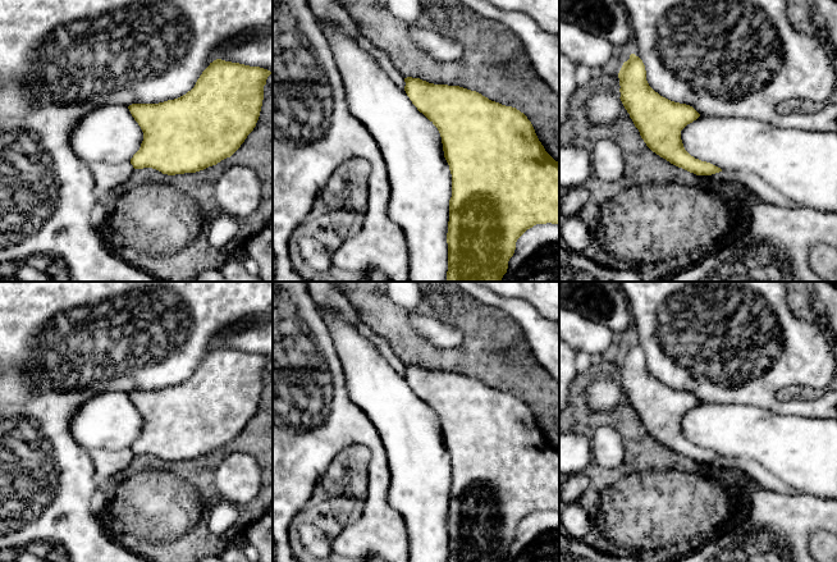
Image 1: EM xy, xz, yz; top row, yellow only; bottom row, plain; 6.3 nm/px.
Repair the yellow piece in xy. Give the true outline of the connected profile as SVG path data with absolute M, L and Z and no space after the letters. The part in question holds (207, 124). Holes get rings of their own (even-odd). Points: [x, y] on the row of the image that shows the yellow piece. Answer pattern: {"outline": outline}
{"outline": "M216 59L202 72L195 87L186 95L159 104L129 105L132 116L143 132L143 141L129 161L118 165L88 164L95 178L96 191L101 196L115 195L136 169L152 168L163 174L175 175L196 173L230 157L256 127L264 100L264 86L270 74L270 70L260 67Z"}

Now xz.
{"outline": "M307 0L316 18L329 28L342 32L369 52L389 78L406 91L412 104L439 131L444 157L452 174L452 197L448 221L447 282L502 282L517 239L536 224L559 224L559 161L555 161L539 141L527 116L512 106L491 101L476 91L459 86L434 84L407 77L394 67L390 56L367 40L356 20L337 0Z"}

